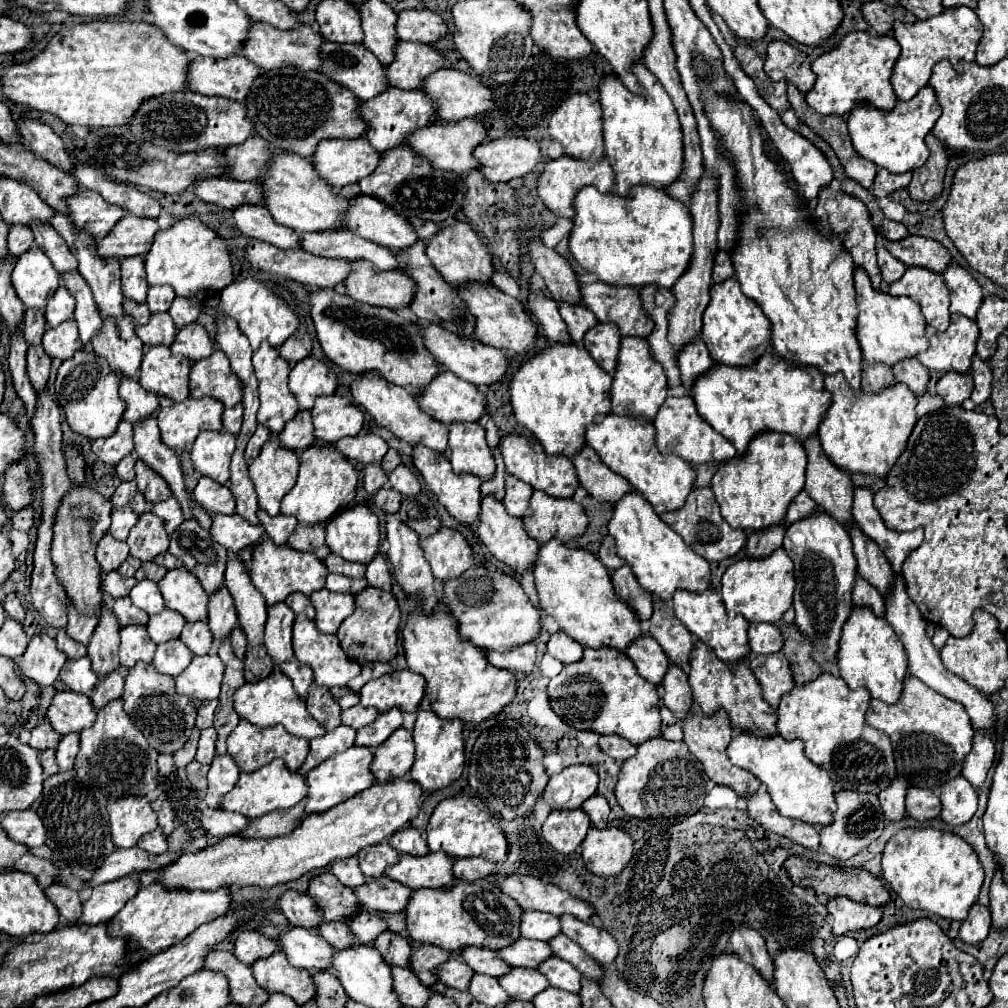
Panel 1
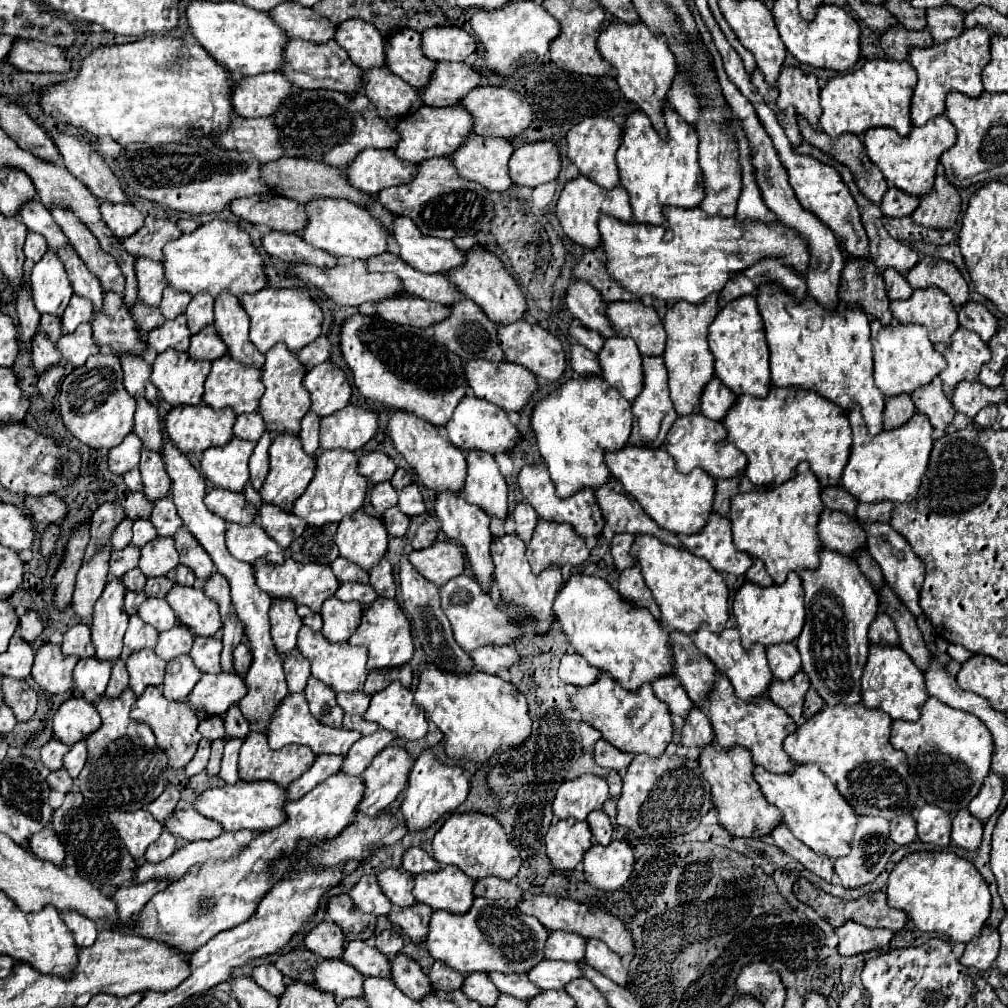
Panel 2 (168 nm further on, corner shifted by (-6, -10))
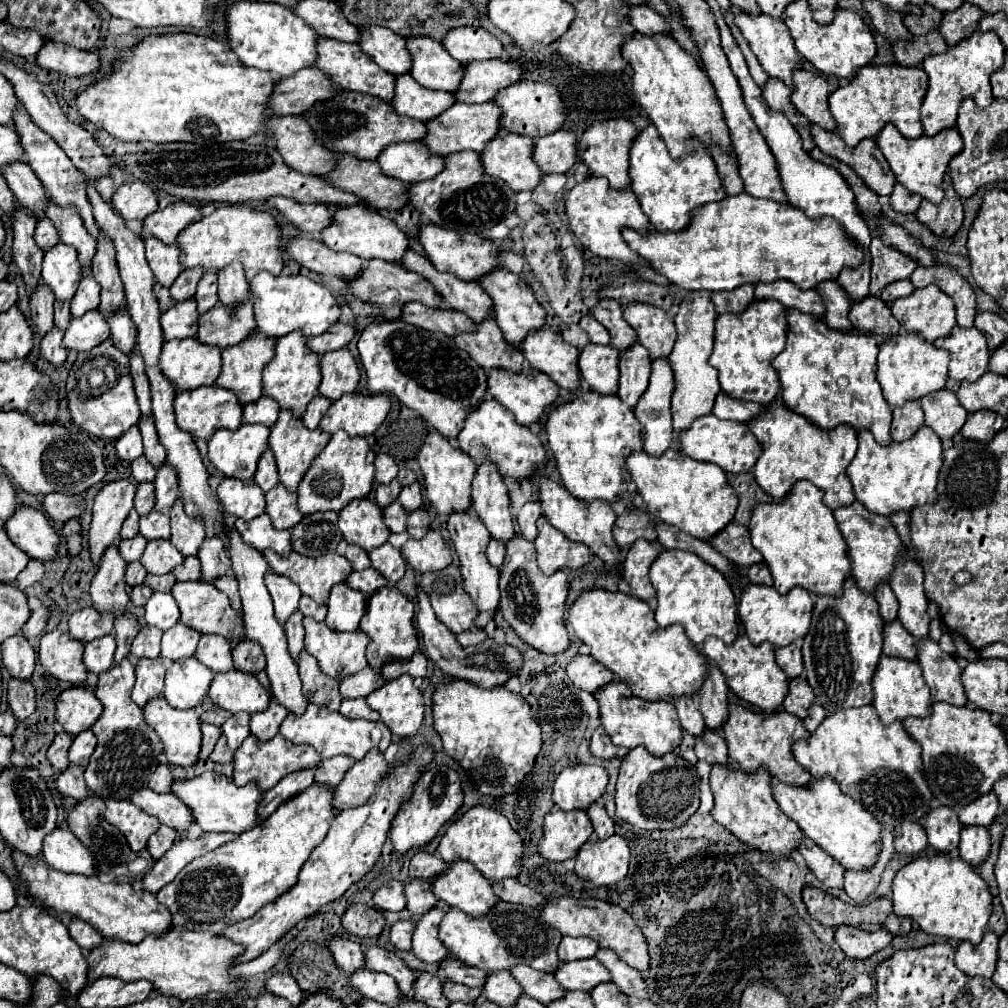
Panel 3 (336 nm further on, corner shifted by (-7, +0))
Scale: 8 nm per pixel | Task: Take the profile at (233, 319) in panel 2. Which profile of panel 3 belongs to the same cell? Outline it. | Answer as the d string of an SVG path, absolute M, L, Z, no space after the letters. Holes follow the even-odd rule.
M233 261L231 265L219 269L217 275L219 275L219 301L223 305L241 303L249 297L249 283L239 261Z

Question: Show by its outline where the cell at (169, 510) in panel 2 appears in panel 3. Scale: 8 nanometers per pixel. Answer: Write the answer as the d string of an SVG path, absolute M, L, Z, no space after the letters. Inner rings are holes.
M161 465L157 467L157 475L155 475L155 511L169 511L171 505L175 503L177 495L179 495L179 483L175 481L175 469L171 469L171 465Z

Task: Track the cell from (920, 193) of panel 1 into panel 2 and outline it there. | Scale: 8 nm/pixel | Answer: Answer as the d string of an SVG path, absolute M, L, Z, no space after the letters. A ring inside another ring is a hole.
M940 171L936 175L932 193L920 197L920 205L912 213L912 219L924 227L948 229L956 223L958 213L960 213L960 195L956 187Z

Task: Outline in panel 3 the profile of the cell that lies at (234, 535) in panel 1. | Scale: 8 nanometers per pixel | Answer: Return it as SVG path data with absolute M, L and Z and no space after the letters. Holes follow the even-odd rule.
M267 513L251 519L251 521L243 521L237 519L235 521L235 529L239 531L239 535L243 537L245 543L253 545L259 551L265 549L273 549L275 553L279 553L281 557L289 557L291 549L291 533L289 531L277 531L271 525L271 517Z

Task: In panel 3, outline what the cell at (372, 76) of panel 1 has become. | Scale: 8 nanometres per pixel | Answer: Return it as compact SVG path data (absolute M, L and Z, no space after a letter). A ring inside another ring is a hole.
M399 75L395 83L397 89L393 97L393 107L399 115L413 117L425 123L433 117L439 117L439 113L455 103L455 97L451 93L425 89L411 75Z

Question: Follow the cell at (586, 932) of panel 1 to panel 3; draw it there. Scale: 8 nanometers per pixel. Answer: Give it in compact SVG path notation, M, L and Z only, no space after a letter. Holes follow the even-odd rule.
M599 949L595 959L599 959L609 969L609 973L613 975L613 983L619 987L621 993L633 995L639 999L649 999L647 985L645 985L641 973L637 969L625 965L611 949Z

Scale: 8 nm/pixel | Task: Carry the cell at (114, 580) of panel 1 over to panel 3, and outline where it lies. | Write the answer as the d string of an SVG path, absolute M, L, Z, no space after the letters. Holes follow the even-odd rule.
M139 585L139 587L133 587L133 593L131 593L131 603L141 607L147 603L147 599L153 595L153 589L145 587L145 585Z

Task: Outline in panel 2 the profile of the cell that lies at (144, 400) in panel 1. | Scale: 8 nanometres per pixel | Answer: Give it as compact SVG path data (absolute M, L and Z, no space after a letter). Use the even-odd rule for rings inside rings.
M120 355L124 369L124 387L132 397L142 395L148 403L158 405L162 399L158 397L156 387L150 383L152 367L144 363L142 357L136 355Z

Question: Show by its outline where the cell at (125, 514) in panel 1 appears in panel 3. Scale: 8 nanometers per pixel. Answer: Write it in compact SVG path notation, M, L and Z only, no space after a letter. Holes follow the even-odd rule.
M151 511L149 515L143 515L139 521L139 533L147 539L169 539L171 531L169 531L169 515L167 513L157 513Z

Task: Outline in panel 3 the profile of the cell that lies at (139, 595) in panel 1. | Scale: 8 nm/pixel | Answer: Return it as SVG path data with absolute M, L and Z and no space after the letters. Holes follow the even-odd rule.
M155 591L145 605L145 621L161 631L167 631L175 623L179 623L179 607L173 595Z

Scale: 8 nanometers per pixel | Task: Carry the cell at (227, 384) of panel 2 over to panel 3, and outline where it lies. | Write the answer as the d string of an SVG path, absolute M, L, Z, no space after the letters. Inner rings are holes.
M253 333L247 339L243 339L241 343L233 345L233 347L225 347L223 349L223 369L221 369L221 375L217 377L215 385L235 391L241 405L257 401L263 395L261 373L263 373L267 361L271 361L271 357L275 355L275 343L277 343L275 337L263 337L261 333Z

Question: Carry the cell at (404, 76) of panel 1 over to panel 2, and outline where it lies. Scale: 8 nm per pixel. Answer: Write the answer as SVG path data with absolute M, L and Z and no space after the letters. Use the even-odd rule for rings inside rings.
M438 61L436 69L430 75L430 81L420 87L420 99L424 105L448 107L456 105L470 89L480 85L480 75L472 69L470 63L452 63Z

